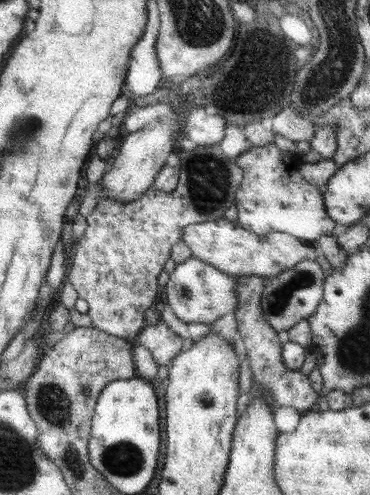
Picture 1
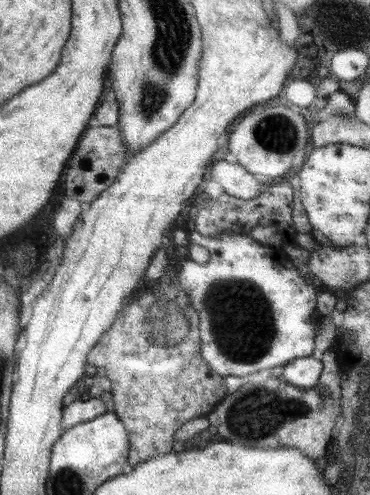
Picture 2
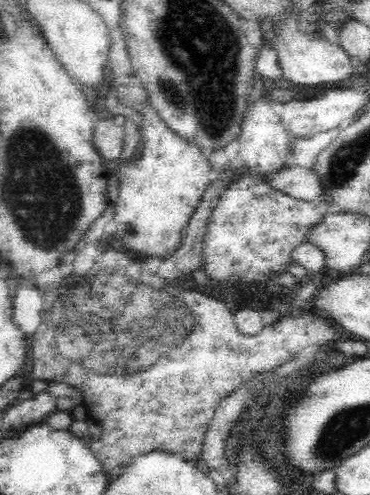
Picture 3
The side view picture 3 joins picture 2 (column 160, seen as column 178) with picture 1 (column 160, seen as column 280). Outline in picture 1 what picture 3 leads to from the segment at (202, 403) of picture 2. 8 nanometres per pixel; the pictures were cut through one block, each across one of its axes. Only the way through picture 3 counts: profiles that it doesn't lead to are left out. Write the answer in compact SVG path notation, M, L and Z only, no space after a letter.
M161 318L157 324L147 326L143 334L139 334L139 344L149 348L155 362L165 368L171 368L175 358L179 358L179 354L183 354L189 346L189 342L175 334Z

